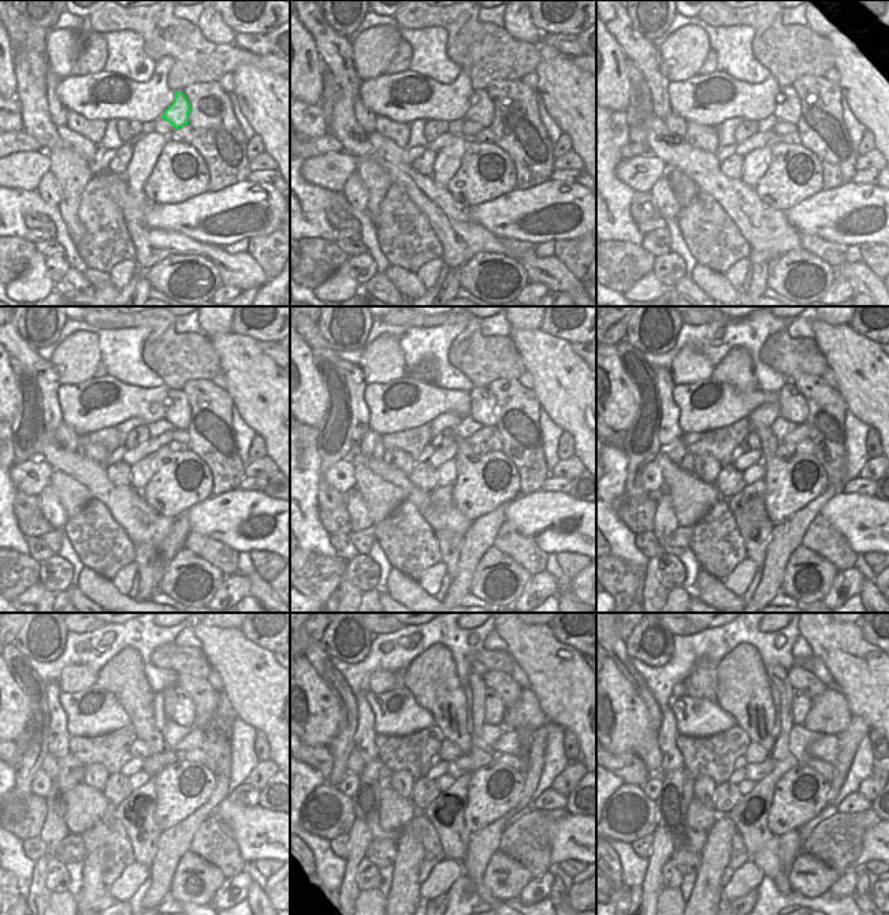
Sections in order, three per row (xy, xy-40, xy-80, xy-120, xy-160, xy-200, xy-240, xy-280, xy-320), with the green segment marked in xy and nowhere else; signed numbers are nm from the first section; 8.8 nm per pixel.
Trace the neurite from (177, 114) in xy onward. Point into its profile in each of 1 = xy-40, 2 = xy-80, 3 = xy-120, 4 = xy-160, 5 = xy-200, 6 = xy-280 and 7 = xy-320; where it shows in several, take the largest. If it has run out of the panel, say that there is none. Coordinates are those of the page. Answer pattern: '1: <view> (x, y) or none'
1: xy-40 (482, 111)
2: xy-80 (789, 107)
3: xy-120 (178, 410)
4: xy-160 (483, 410)
5: xy-200 (792, 405)
6: xy-280 (494, 711)
7: xy-320 (800, 702)

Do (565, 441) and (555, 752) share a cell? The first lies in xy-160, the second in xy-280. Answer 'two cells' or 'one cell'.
two cells

